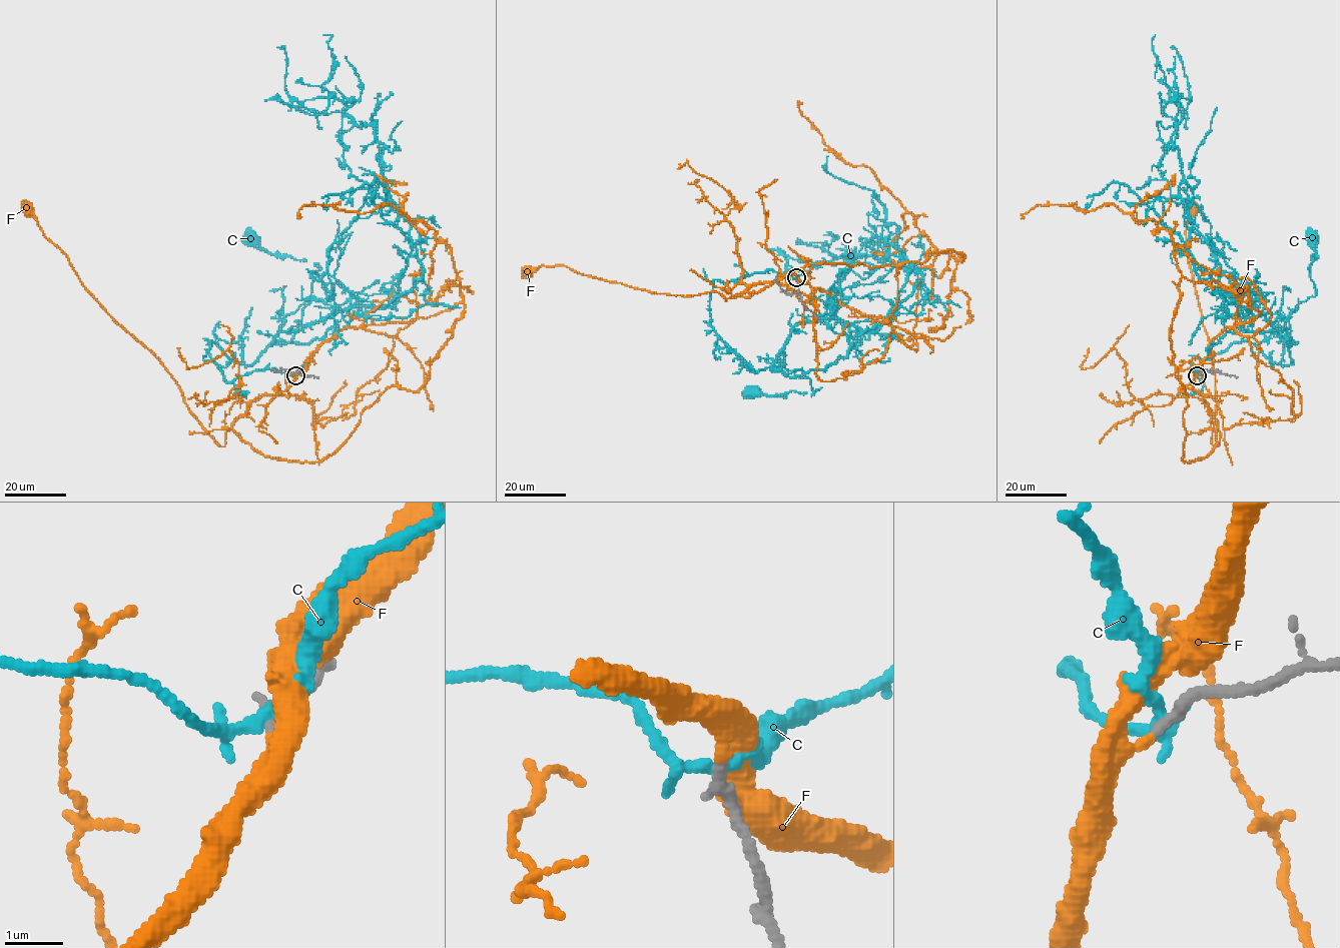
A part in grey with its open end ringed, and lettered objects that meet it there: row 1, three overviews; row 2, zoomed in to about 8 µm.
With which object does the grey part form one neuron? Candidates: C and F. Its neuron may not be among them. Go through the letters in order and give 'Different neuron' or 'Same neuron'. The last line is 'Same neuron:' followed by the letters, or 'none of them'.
C: Different neuron
F: Same neuron
Same neuron: F

